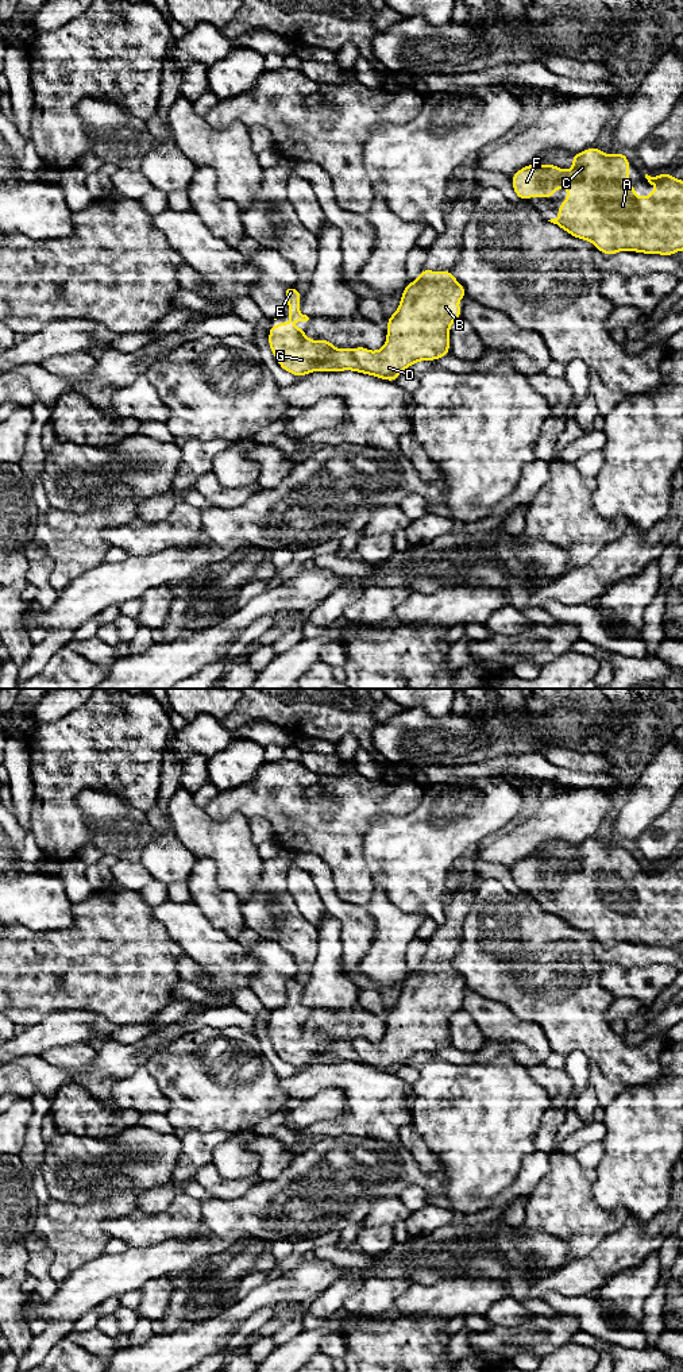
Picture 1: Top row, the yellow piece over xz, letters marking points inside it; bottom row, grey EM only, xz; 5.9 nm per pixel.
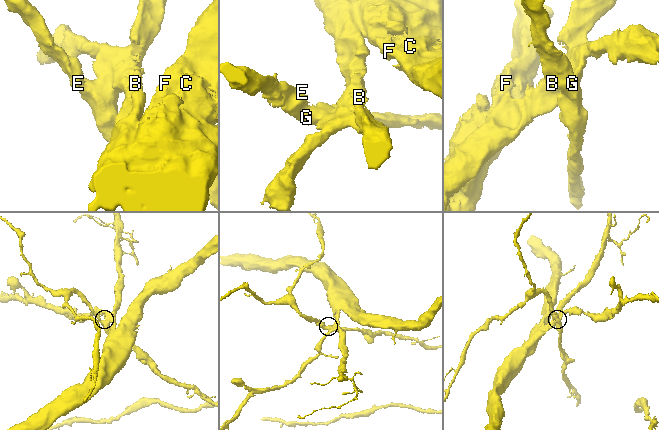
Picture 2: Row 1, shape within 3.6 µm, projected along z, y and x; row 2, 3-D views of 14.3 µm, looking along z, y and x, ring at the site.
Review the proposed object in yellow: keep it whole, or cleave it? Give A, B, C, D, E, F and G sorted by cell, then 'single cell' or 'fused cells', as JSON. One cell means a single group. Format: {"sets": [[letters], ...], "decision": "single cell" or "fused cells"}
{"sets": [["A", "B", "C", "D", "F"], ["E", "G"]], "decision": "fused cells"}

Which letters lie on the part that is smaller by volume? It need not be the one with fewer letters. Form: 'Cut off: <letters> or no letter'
Cut off: E, G

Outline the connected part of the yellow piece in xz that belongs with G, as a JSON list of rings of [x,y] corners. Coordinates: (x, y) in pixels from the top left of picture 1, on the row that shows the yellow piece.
[[[288,321],[269,328],[269,347],[278,365],[288,373],[304,377],[312,371],[356,371],[358,365],[352,357],[352,350],[335,348],[331,340],[312,340],[305,336],[306,329],[290,327]]]

